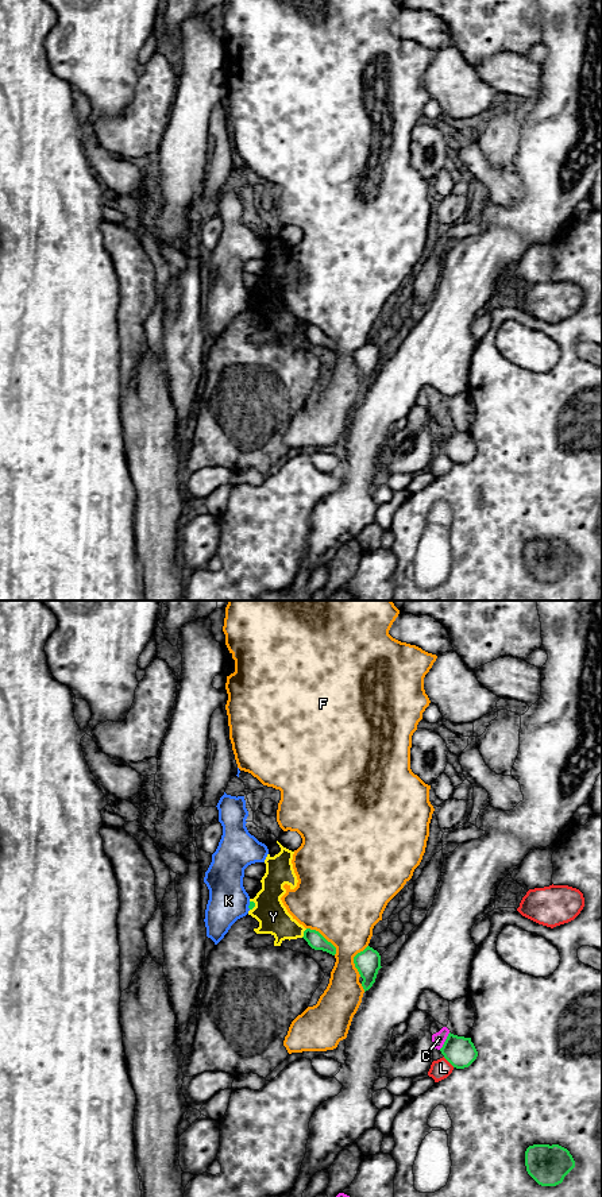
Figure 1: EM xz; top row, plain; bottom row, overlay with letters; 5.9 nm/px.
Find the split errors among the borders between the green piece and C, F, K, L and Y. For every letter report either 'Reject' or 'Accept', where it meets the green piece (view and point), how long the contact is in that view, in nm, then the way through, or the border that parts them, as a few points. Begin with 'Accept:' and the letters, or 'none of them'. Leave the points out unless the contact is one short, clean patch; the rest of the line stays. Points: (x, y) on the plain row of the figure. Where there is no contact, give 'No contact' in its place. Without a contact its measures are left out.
Accept: none of them
C: Reject. Touches green at xz (446, 436). Shared border 120 nm
F: Reject. Touches green at xz (323, 332). Shared border 240 nm
K: Reject. Touches green at xz (249, 301). Shared border 50 nm. Boundary: xz (250, 297), (249, 304)
L: Reject. Touches green at xz (448, 456). Shared border 90 nm
Y: Reject. Touches green at xz (304, 328). Shared border 70 nm

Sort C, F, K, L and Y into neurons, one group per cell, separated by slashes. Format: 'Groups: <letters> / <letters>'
Groups: C / F / K / L / Y

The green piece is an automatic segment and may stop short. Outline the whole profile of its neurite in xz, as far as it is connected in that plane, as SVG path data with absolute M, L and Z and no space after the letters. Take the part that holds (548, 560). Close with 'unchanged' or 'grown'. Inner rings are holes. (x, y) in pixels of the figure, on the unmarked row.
M533 540L525 547L528 569L541 582L556 582L575 563L570 547L559 540Z | unchanged

